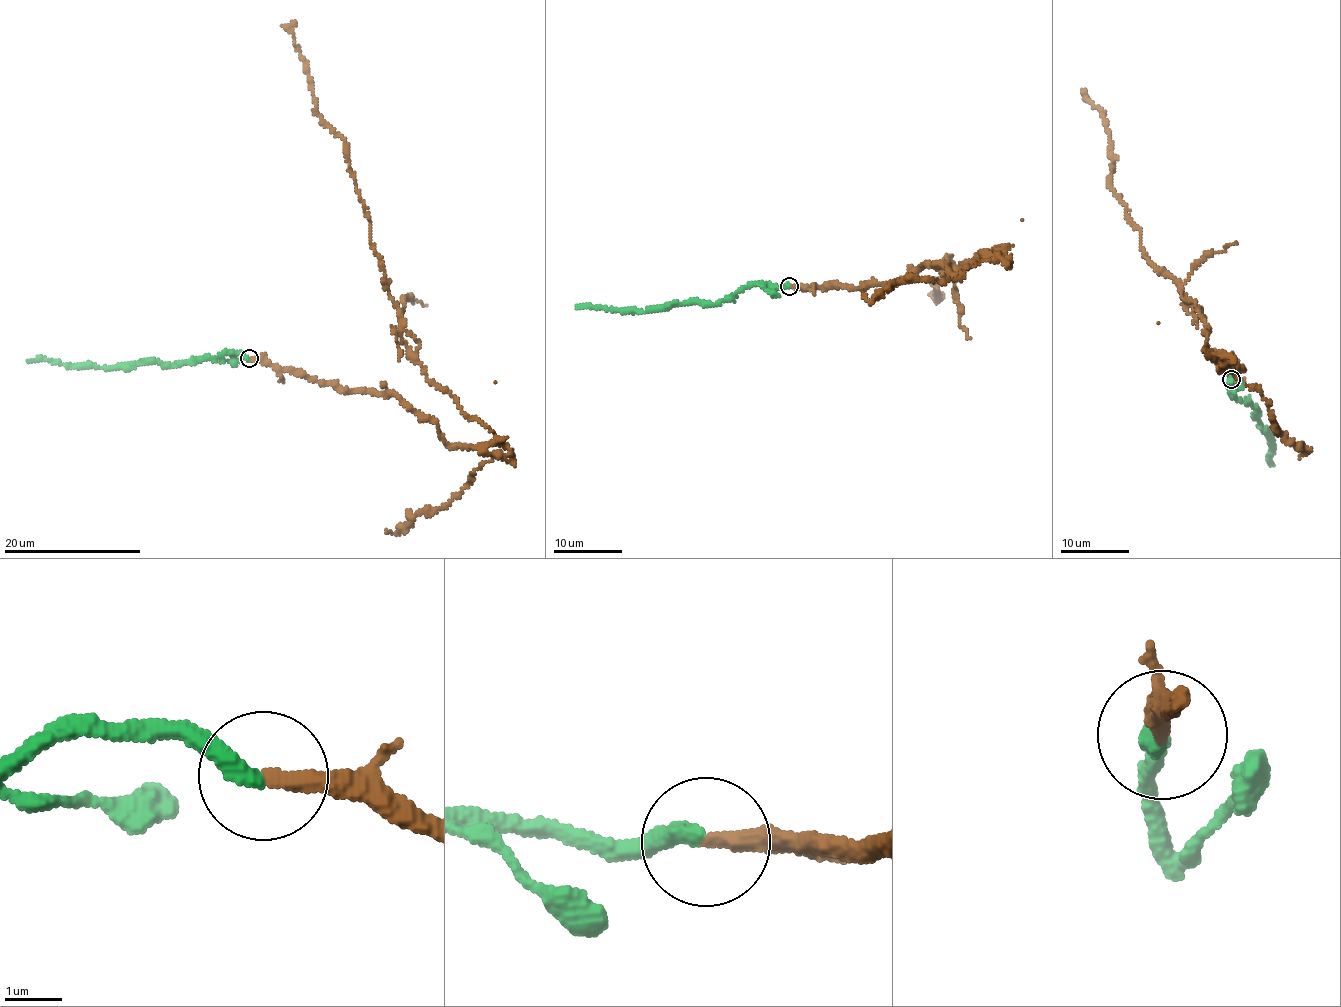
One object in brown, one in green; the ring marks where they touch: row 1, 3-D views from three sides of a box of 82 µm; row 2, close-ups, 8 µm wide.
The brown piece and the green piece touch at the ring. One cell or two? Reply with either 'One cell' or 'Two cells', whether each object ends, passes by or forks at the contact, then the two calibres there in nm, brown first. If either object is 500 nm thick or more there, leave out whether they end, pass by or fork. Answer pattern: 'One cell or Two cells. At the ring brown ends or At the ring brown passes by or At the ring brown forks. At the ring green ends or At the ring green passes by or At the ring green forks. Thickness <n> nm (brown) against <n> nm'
Two cells. At the ring brown ends. At the ring green ends. Thickness 280 nm (brown) against 320 nm

